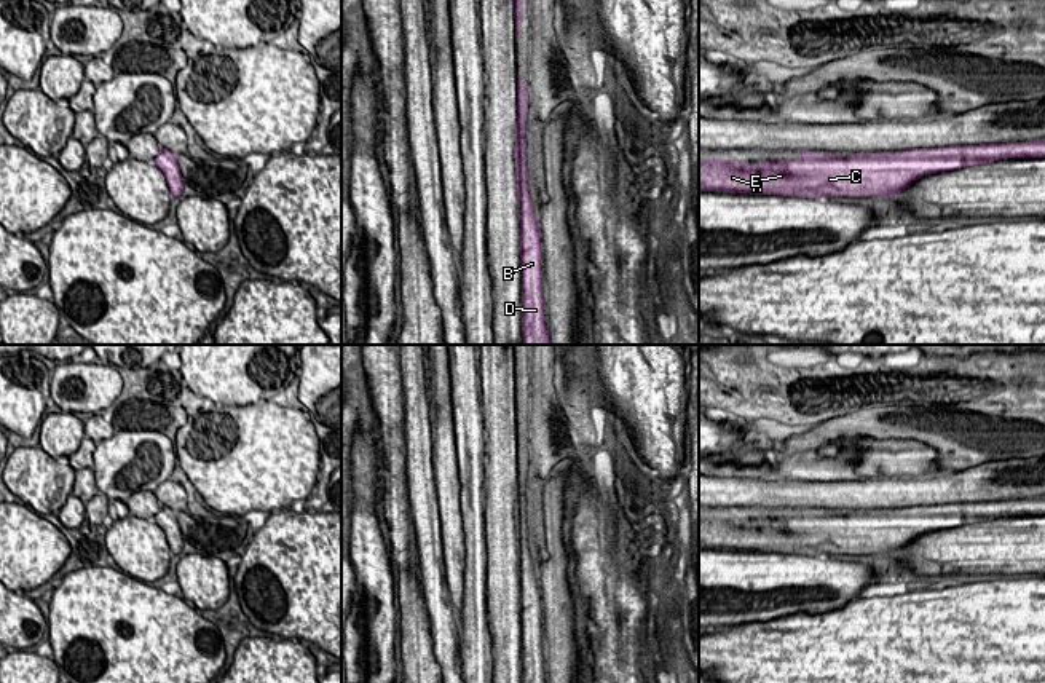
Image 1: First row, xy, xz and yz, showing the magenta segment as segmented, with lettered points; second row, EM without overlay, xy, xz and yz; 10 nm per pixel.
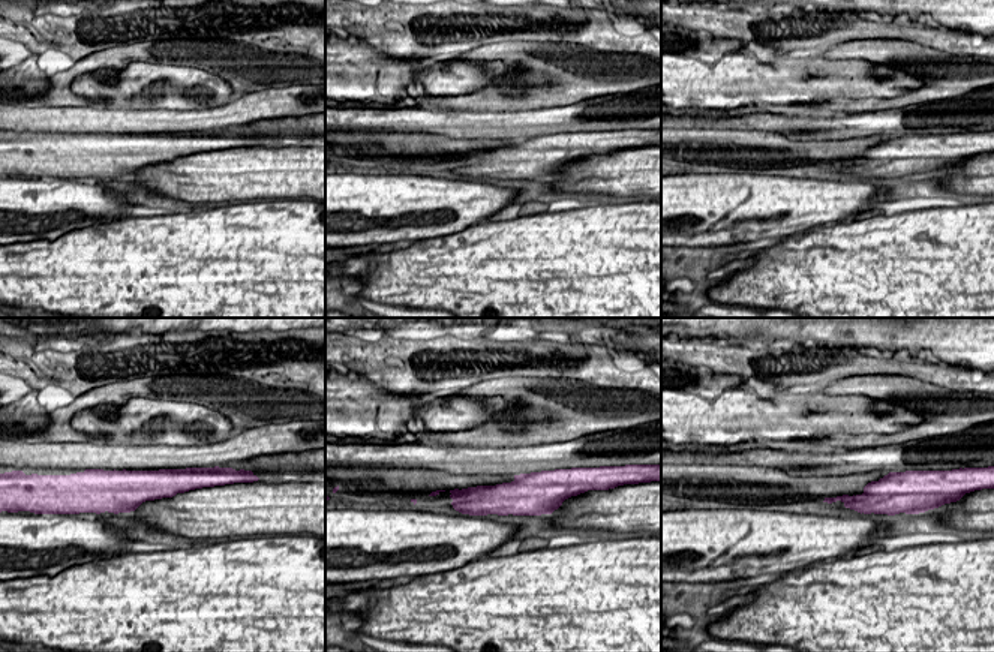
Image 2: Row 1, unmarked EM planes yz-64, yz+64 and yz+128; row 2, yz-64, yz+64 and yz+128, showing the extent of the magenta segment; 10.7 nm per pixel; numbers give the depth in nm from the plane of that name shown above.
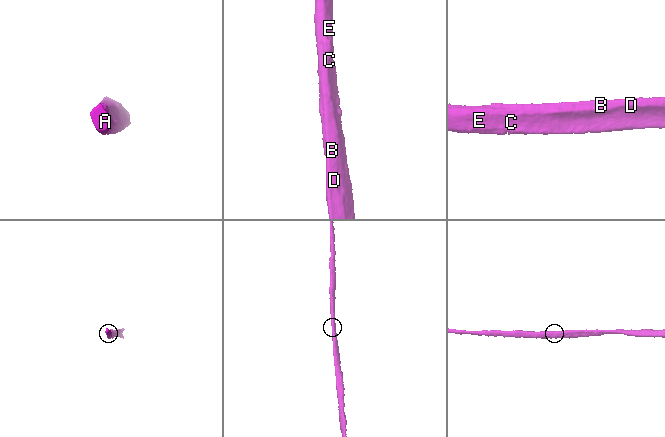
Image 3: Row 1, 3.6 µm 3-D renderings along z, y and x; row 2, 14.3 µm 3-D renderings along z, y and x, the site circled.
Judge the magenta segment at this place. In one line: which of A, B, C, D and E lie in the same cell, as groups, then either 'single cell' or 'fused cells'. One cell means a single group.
A B C D E | single cell

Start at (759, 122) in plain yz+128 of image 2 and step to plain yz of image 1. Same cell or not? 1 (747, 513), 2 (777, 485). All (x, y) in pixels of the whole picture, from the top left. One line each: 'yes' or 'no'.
1: no
2: yes

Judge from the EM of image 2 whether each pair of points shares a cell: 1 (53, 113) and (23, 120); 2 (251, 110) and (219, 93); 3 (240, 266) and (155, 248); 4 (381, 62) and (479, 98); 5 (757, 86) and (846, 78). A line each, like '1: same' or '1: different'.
1: same
2: different
3: same
4: different
5: same

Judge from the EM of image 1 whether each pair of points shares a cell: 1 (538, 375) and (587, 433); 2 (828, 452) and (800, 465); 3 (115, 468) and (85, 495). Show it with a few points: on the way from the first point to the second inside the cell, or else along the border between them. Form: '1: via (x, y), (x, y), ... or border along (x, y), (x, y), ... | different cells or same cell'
1: border along (556, 361), (552, 374) | different cells
2: border along (846, 442), (835, 457), (820, 458), (816, 454) | different cells
3: border along (93, 469), (93, 479), (99, 490) | different cells

